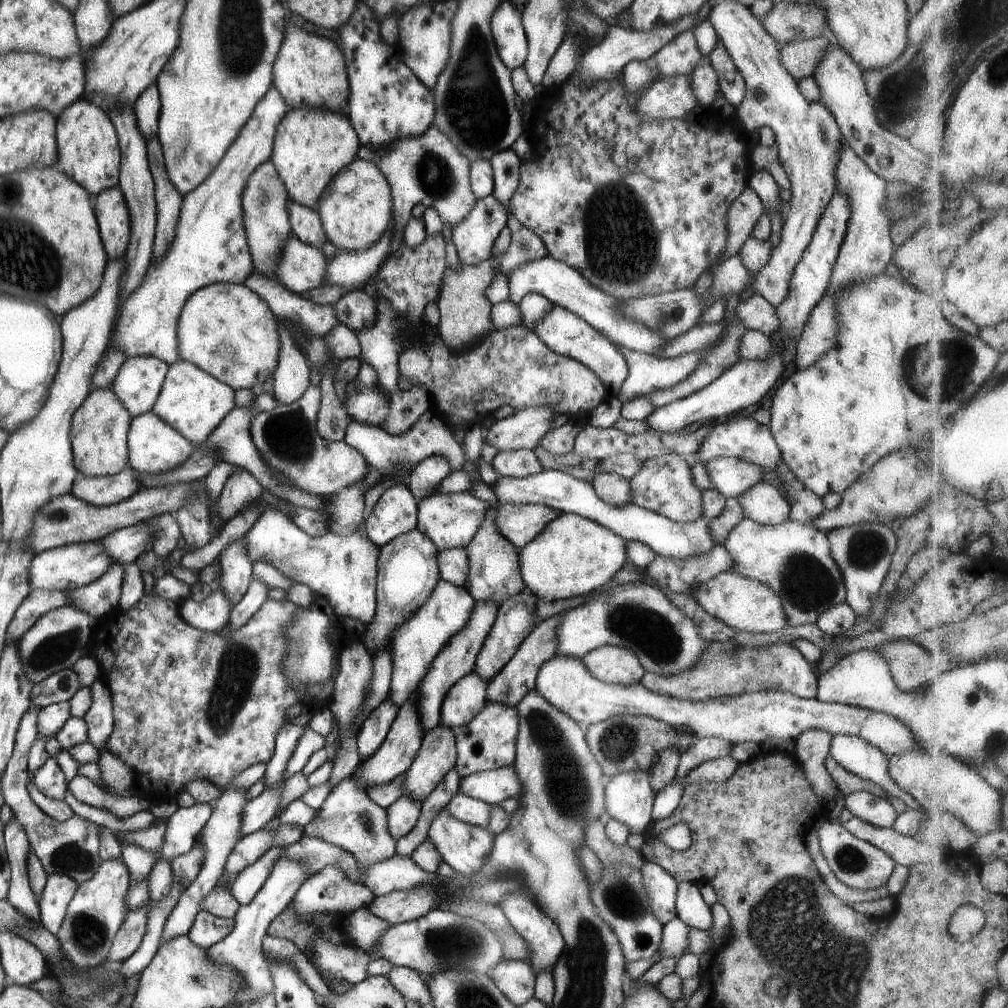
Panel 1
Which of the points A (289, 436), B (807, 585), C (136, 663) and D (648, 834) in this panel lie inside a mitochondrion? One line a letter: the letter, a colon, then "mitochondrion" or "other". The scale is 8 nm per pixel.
A: mitochondrion
B: mitochondrion
C: other
D: other

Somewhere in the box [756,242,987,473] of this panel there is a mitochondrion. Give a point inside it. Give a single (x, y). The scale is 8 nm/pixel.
(960, 357)

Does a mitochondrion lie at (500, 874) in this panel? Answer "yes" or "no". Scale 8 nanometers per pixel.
yes

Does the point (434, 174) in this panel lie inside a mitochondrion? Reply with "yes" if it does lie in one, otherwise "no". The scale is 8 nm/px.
yes

